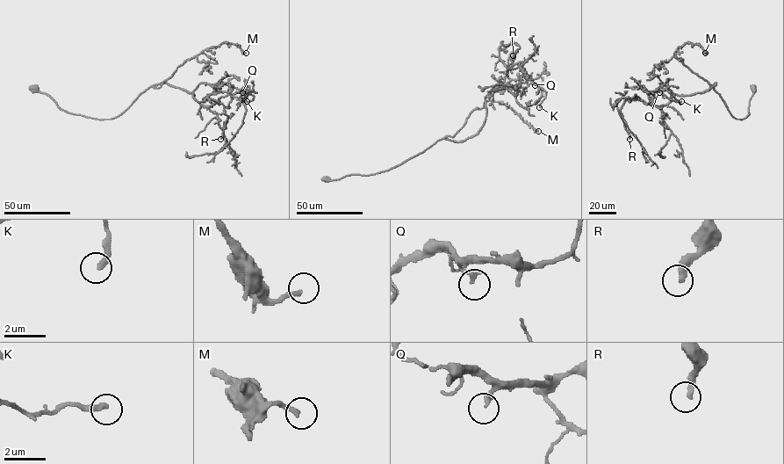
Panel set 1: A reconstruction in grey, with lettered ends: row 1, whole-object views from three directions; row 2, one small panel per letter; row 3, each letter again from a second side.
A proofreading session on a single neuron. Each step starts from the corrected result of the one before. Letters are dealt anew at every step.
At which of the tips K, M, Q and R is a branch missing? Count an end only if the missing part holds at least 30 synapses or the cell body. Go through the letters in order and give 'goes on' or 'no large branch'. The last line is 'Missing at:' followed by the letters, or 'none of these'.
K: no large branch
M: no large branch
Q: no large branch
R: goes on
Missing at: R

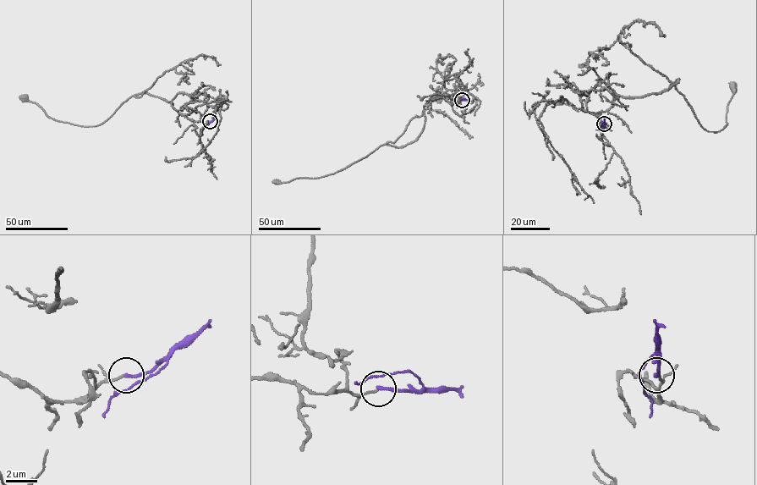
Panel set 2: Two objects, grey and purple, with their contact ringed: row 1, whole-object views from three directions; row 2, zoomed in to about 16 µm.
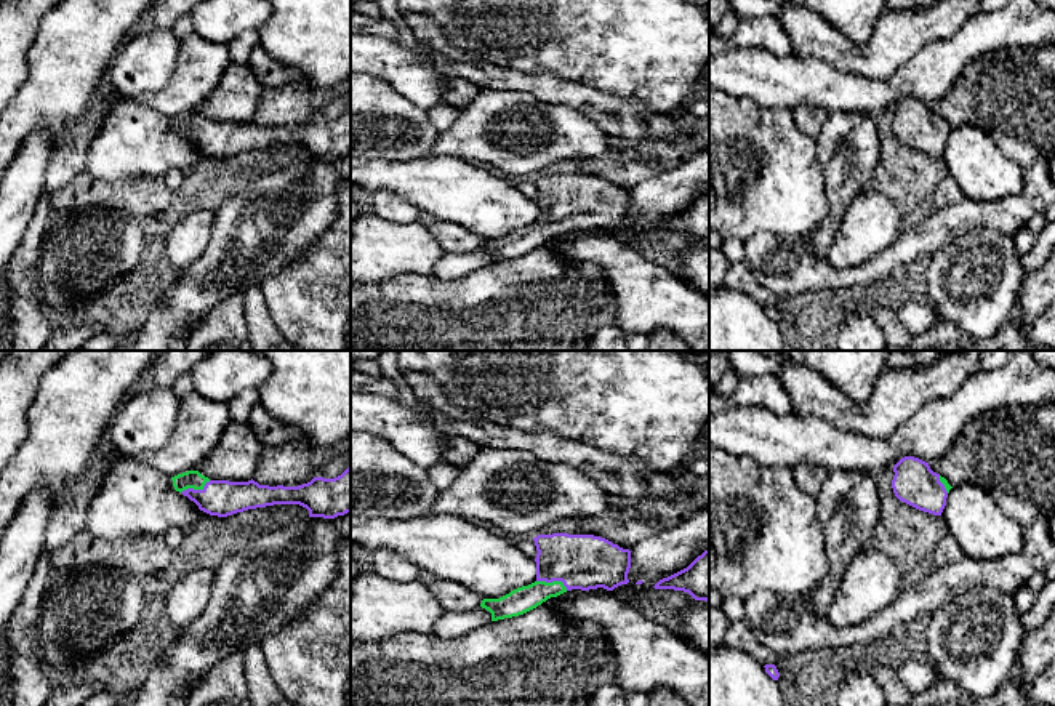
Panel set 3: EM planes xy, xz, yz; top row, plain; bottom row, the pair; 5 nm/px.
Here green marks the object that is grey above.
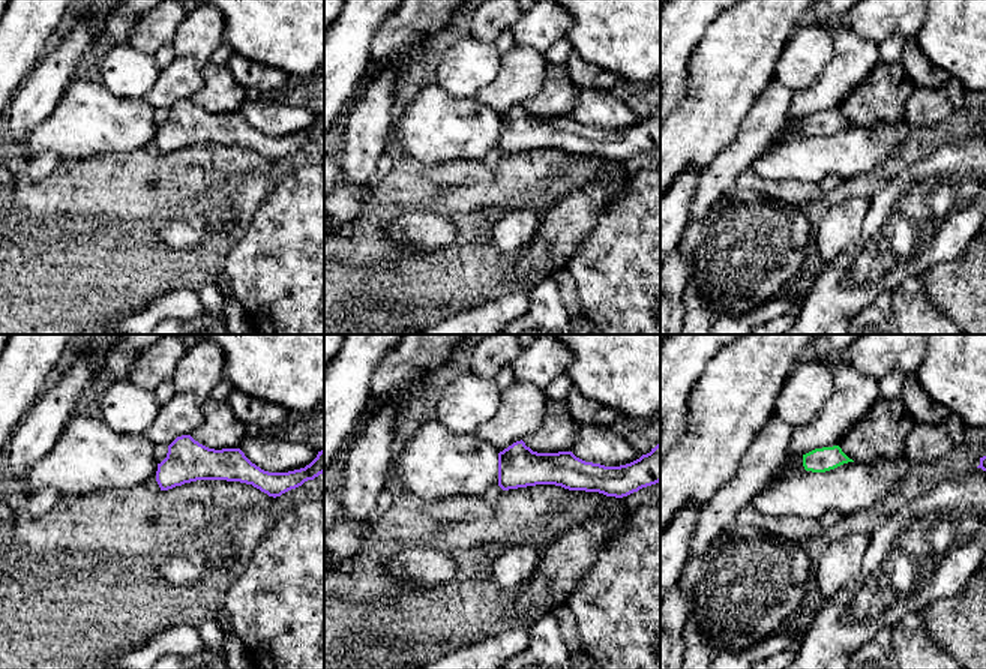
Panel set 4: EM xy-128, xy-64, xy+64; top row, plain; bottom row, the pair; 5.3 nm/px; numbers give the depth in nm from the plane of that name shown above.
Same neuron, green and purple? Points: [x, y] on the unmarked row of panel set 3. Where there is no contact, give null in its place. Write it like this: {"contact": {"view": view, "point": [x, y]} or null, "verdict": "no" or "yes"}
{"contact": {"view": "xz", "point": [553, 223]}, "verdict": "yes"}

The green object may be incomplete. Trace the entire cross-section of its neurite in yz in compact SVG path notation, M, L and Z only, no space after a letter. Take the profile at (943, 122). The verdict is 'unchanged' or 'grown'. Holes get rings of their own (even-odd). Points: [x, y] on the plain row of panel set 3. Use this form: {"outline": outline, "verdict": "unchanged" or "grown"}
{"outline": "M905 98L893 107L892 130L895 138L929 155L941 157L949 131L945 118L933 114L929 104Z", "verdict": "grown"}

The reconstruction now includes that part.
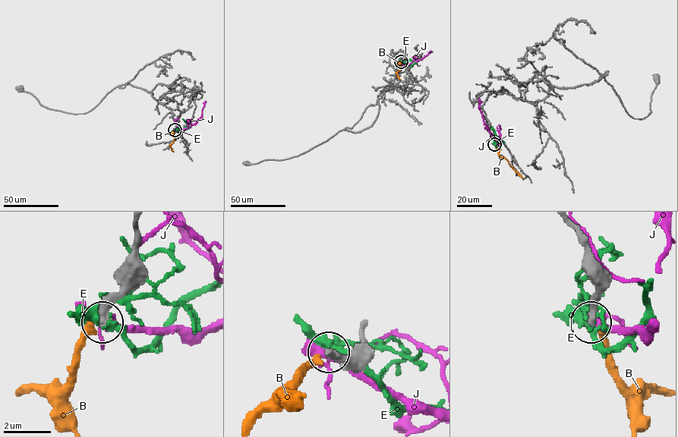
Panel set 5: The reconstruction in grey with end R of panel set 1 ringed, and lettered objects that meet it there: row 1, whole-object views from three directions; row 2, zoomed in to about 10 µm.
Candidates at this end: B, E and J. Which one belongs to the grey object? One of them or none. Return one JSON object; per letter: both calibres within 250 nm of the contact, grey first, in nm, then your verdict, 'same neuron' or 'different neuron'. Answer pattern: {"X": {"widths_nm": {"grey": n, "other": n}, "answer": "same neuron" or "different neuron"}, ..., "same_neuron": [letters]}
{"B": {"widths_nm": {"grey": 400, "other": 280}, "answer": "different neuron"}, "E": {"widths_nm": {"grey": 420, "other": 380}, "answer": "different neuron"}, "J": {"widths_nm": {"grey": 360, "other": 280}, "answer": "different neuron"}, "same_neuron": []}

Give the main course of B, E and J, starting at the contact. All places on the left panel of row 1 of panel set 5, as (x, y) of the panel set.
B: (175, 129), (175, 139), (170, 146), (174, 152)
E: (175, 129), (177, 131), (185, 128), (184, 120)
J: (175, 130), (194, 124), (202, 115), (205, 101)

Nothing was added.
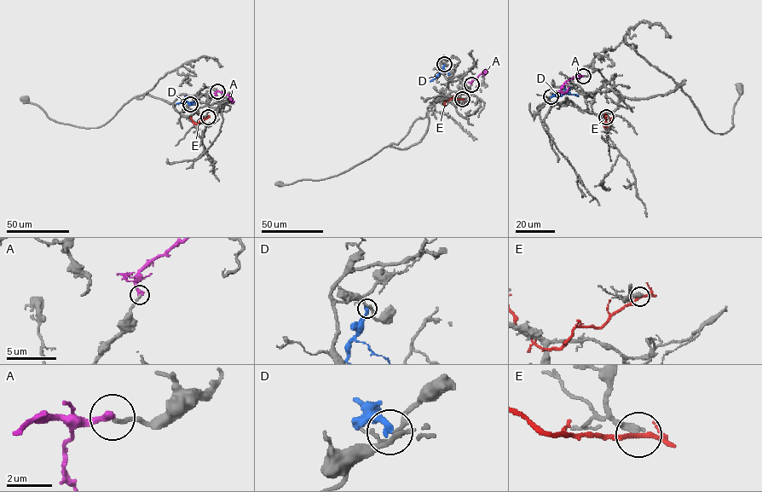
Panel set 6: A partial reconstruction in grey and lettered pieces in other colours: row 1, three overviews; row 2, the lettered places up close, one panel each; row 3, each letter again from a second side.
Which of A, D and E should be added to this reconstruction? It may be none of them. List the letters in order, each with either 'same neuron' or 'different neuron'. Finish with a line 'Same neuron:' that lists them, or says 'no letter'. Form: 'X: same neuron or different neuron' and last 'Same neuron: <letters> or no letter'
A: different neuron
D: different neuron
E: different neuron
Same neuron: no letter

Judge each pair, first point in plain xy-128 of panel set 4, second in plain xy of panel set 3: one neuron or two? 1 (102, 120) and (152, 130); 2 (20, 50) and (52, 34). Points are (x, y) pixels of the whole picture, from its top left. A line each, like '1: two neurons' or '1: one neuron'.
1: one neuron
2: two neurons

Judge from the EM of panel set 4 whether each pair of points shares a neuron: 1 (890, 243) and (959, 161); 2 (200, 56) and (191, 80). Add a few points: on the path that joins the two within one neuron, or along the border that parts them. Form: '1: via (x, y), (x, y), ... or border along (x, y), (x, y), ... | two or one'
1: via (911, 222), (952, 182) | one
2: border along (176, 54), (191, 57), (200, 69) | two

